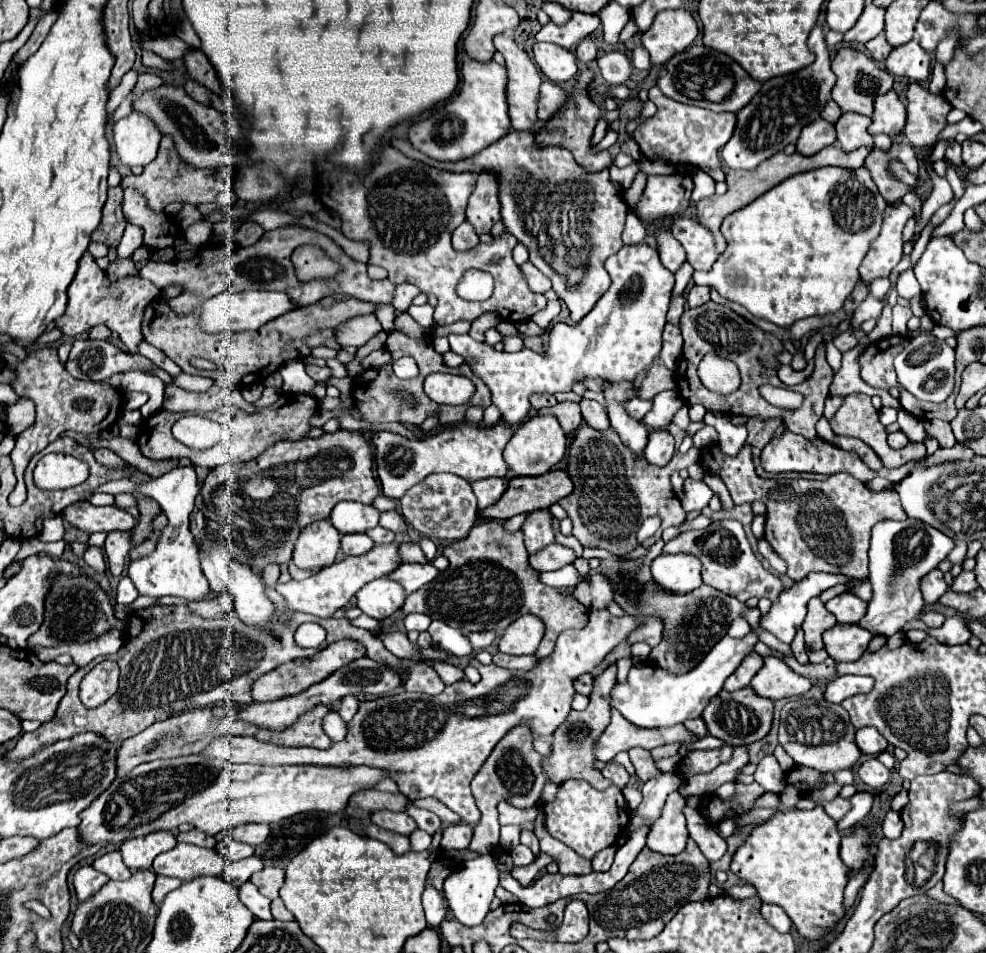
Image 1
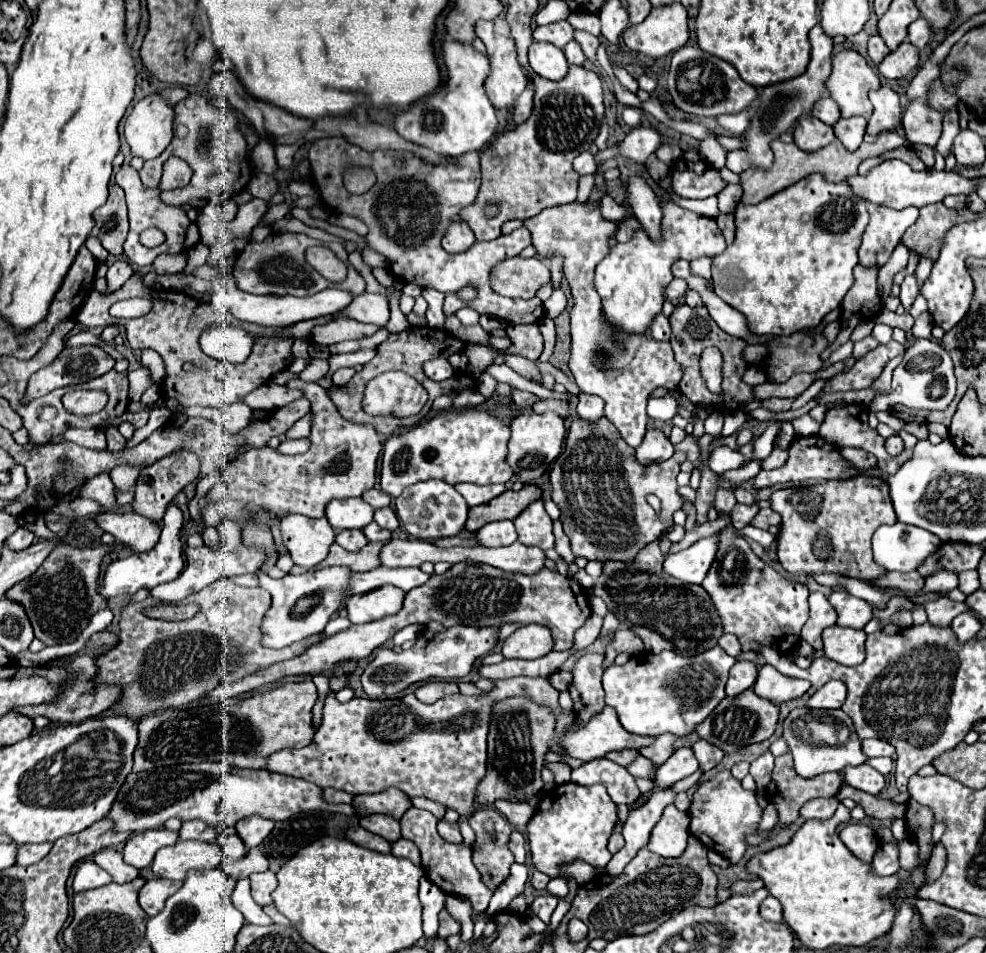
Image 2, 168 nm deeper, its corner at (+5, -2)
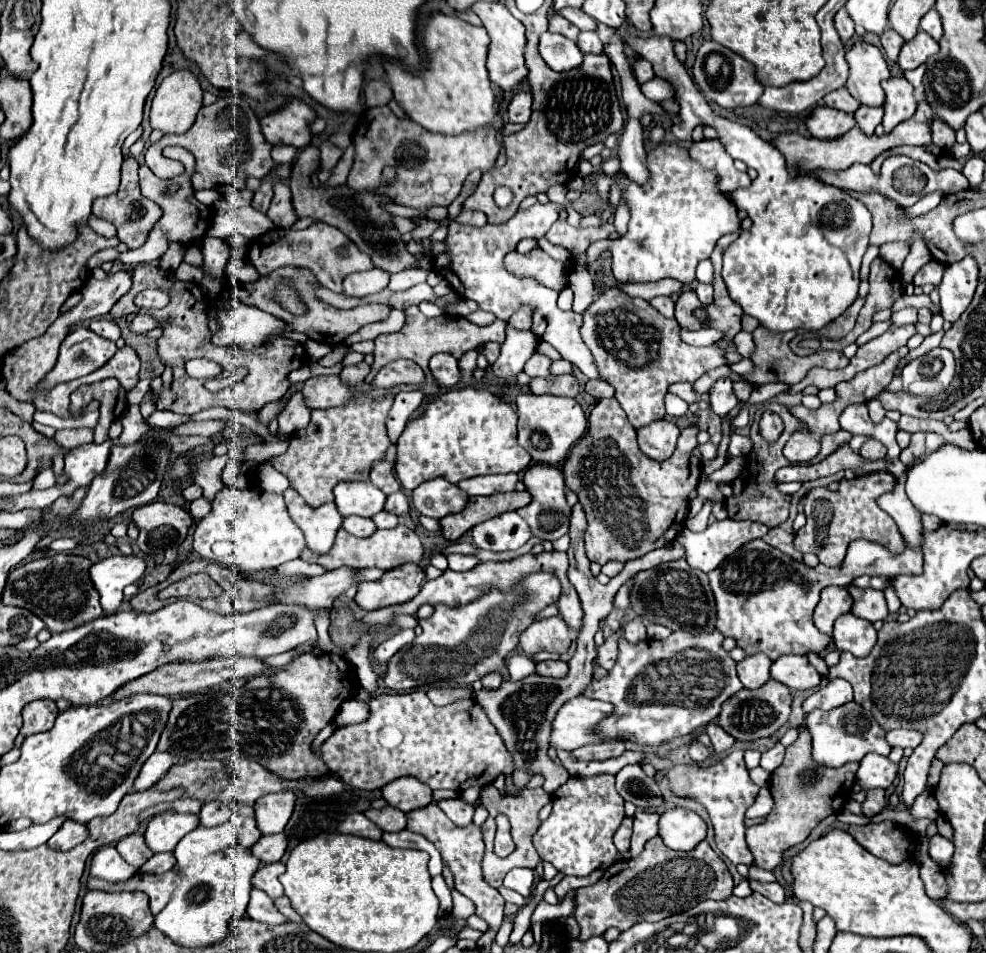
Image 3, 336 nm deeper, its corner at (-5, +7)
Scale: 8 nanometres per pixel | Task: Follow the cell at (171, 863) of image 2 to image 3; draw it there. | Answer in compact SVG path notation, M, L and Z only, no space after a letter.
M223 823L219 827L197 827L187 833L175 847L177 869L181 875L189 875L197 867L201 867L207 855L223 851L235 843L237 833L231 823Z

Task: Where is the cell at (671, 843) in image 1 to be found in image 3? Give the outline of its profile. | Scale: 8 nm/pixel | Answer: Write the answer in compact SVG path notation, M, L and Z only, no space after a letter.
M683 807L669 809L659 819L659 835L669 849L691 851L707 835L707 823Z

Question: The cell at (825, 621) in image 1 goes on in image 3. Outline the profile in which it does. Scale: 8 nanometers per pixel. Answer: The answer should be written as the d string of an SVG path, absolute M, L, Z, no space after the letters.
M825 587L821 593L821 601L813 611L815 627L829 635L833 631L835 619L851 611L851 605L853 605L853 599L847 587Z

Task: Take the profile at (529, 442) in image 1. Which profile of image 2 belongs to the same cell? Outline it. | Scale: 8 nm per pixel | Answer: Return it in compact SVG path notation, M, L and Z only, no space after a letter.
M521 414L511 422L511 440L509 440L509 454L507 464L513 466L519 484L527 484L537 480L549 470L549 464L559 456L561 446L565 440L565 422L553 414Z

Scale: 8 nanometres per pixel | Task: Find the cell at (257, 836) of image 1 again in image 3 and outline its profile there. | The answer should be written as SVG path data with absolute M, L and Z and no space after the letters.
M291 791L271 793L255 801L255 819L263 835L281 833L293 813L297 795Z

